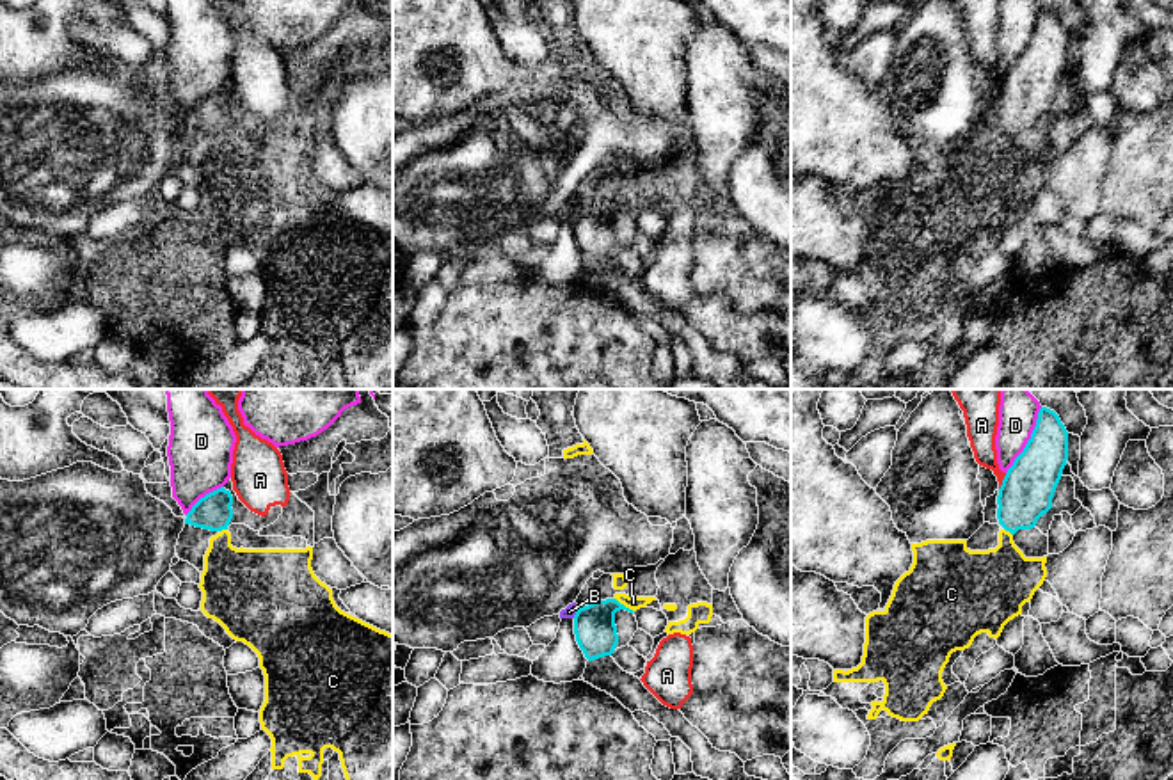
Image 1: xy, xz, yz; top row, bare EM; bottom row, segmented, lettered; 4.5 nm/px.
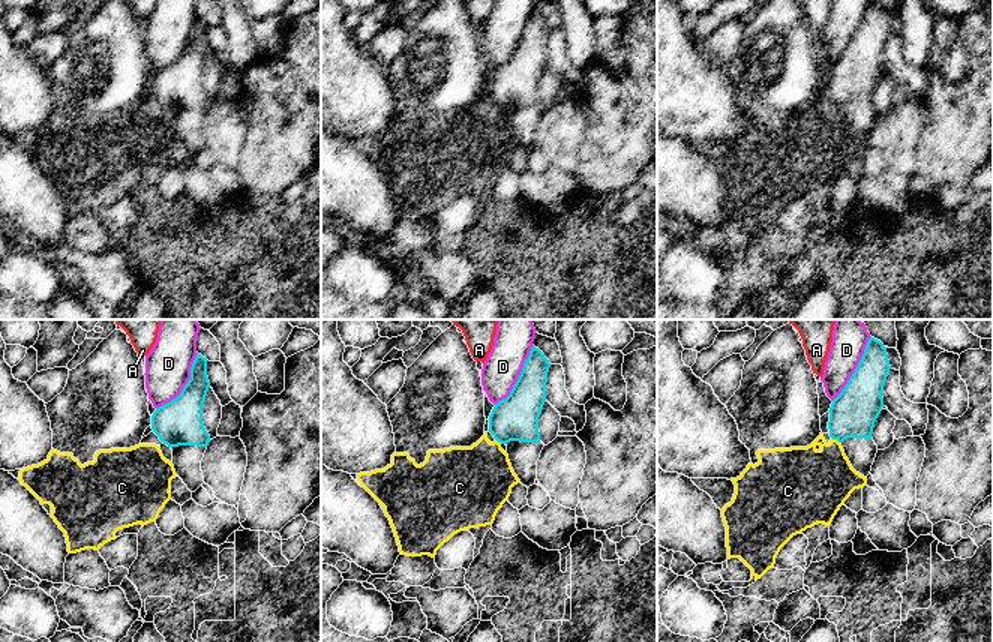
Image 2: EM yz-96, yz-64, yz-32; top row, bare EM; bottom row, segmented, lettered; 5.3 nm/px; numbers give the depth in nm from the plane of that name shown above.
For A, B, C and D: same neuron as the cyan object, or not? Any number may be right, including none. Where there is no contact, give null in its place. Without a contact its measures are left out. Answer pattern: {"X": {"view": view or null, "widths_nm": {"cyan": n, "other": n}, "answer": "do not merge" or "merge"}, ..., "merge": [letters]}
{"A": {"view": "yz", "widths_nm": {"cyan": 240, "other": 130}, "answer": "do not merge"}, "B": {"view": "xz", "widths_nm": {"cyan": 190, "other": 60}, "answer": "do not merge"}, "C": {"view": "xz", "widths_nm": {"cyan": 190, "other": 60}, "answer": "do not merge"}, "D": {"view": "yz", "widths_nm": {"cyan": 240, "other": 180}, "answer": "do not merge"}, "merge": []}

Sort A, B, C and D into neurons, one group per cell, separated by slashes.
A / B D / C

